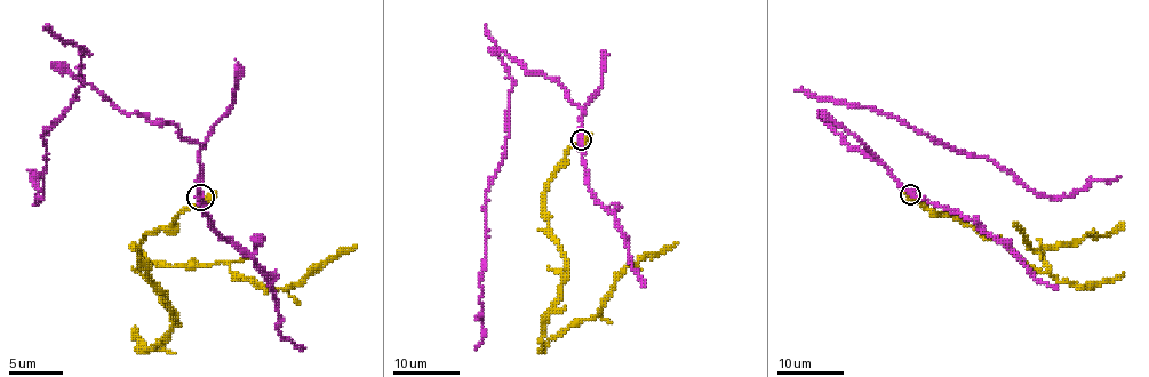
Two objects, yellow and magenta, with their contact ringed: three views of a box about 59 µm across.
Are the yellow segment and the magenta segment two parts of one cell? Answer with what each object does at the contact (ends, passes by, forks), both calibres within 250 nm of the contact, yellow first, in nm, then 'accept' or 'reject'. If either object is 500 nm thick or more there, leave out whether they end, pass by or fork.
yellow passes by | magenta passes by | 440/380 nm | reject

